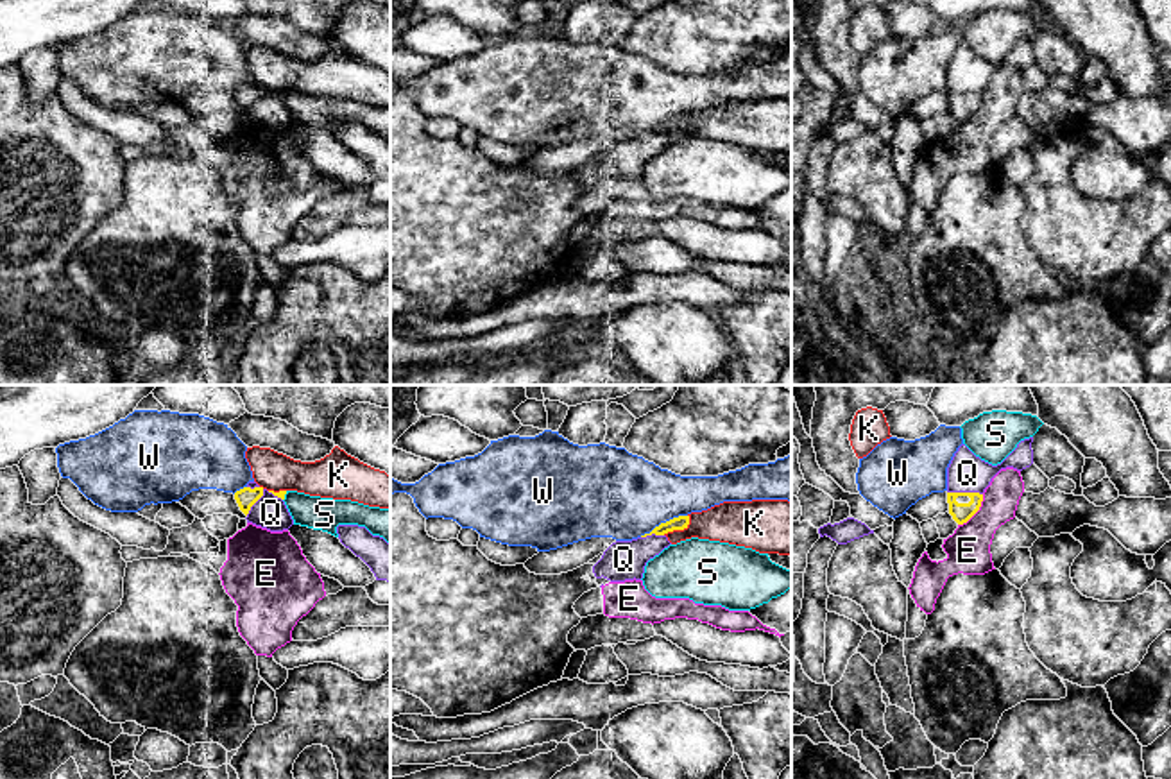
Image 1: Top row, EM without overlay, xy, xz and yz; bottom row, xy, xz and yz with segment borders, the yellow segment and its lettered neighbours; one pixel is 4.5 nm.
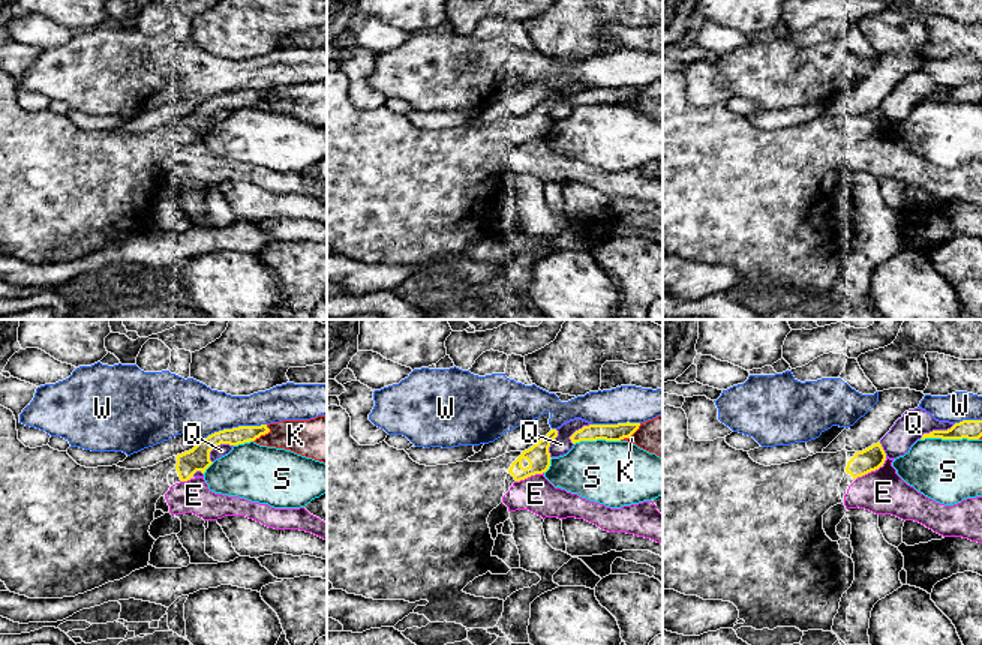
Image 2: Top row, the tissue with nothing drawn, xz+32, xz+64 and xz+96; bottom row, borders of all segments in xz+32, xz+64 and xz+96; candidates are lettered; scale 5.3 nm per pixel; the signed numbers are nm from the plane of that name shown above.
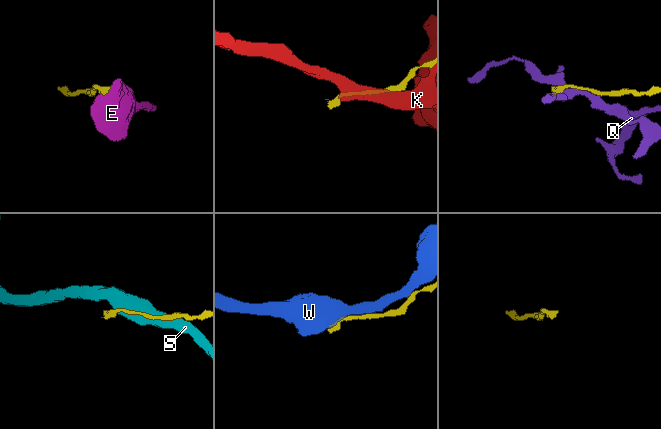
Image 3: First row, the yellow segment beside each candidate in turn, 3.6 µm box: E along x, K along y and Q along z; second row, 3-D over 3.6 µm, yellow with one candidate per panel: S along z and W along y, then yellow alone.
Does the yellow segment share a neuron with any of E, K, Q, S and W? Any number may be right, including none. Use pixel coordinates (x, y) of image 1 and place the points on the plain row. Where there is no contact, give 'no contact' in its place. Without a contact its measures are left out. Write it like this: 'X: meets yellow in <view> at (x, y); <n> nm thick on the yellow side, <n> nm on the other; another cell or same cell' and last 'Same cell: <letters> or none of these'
E: meets yellow in yz at (974, 111); 90 nm thick on the yellow side, 190 nm on the other; another cell
K: meets yellow in xz at (679, 128); 60 nm thick on the yellow side, 190 nm on the other; another cell
Q: meets yellow in yz at (965, 92); 90 nm thick on the yellow side, 180 nm on the other; another cell
S: meets yellow in xy at (283, 95); 30 nm thick on the yellow side, 150 nm on the other; another cell
W: meets yellow in xz at (663, 122); 60 nm thick on the yellow side, 380 nm on the other; another cell
Same cell: none of these

